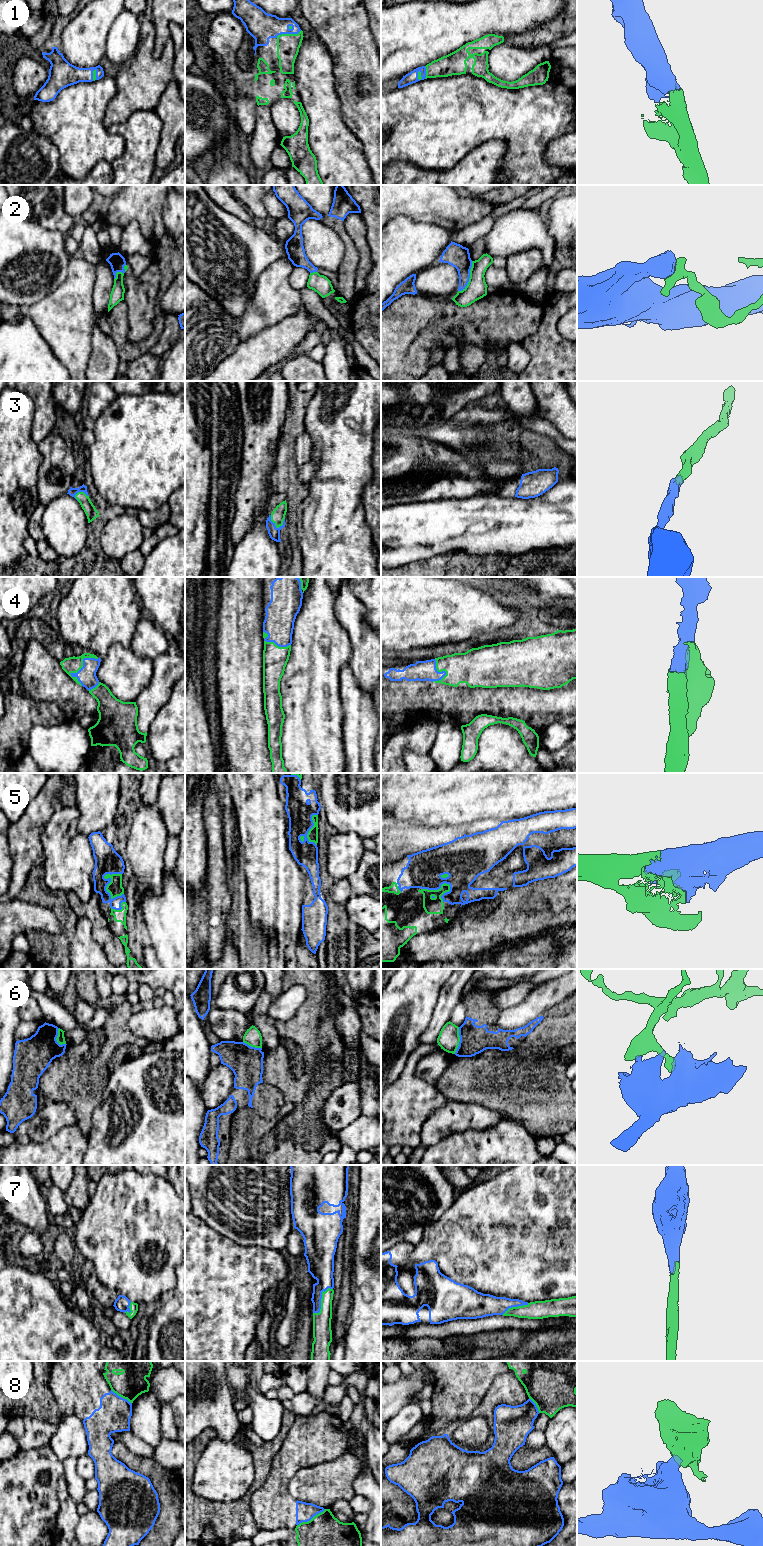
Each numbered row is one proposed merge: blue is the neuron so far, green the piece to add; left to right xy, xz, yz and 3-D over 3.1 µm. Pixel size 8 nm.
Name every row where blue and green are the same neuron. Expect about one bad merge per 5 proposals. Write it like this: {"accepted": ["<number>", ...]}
{"accepted": ["1", "3", "4", "5", "7"]}

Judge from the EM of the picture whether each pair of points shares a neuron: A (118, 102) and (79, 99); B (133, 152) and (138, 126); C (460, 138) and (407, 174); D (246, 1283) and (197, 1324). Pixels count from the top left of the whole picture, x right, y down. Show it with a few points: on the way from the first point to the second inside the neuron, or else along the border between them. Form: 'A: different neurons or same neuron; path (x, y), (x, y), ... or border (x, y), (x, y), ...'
A: different neurons; border (115, 78), (116, 94), (107, 106), (103, 124)
B: same neuron; path (138, 146), (138, 132)
C: different neurons; border (395, 162), (411, 162), (422, 168), (441, 171)
D: same neuron; path (234, 1287), (209, 1312)

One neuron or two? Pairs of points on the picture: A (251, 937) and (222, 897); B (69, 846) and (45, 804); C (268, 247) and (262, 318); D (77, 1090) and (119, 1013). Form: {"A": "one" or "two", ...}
{"A": "two", "B": "two", "C": "two", "D": "one"}

